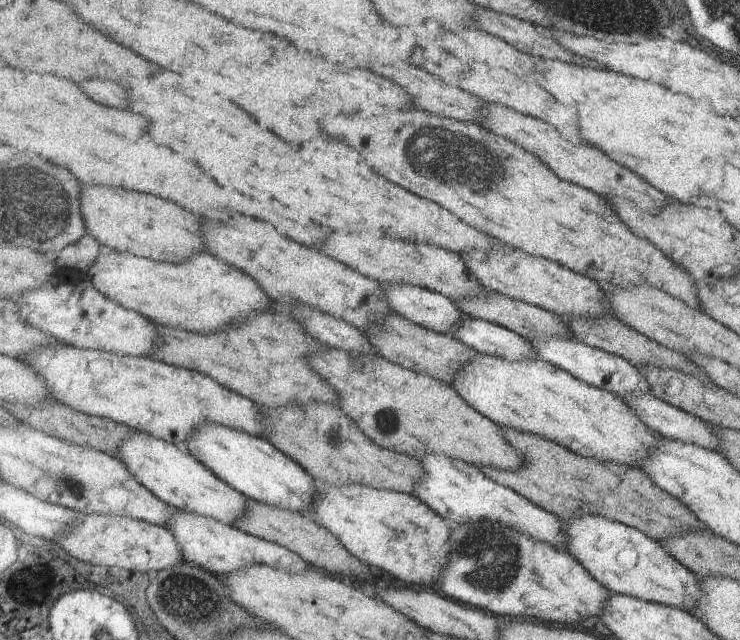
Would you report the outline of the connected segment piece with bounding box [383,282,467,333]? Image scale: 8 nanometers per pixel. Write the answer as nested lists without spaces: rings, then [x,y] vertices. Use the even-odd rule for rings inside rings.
[[[408,283],[383,284],[390,308],[401,317],[439,333],[451,333],[467,317],[446,295]]]

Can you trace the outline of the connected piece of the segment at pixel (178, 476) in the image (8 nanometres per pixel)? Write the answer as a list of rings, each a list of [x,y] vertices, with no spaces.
[[[139,431],[124,442],[118,456],[137,480],[178,510],[214,518],[228,525],[234,525],[249,514],[248,496],[216,477],[181,445]]]

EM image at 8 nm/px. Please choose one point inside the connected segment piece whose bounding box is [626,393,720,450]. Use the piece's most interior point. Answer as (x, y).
(668, 421)

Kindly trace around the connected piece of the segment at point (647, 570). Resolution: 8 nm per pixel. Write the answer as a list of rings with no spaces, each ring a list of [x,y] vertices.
[[[583,515],[561,520],[566,526],[568,554],[609,591],[678,607],[691,614],[695,607],[703,606],[704,593],[697,574],[679,563],[659,541],[634,527],[611,521],[602,515]]]

